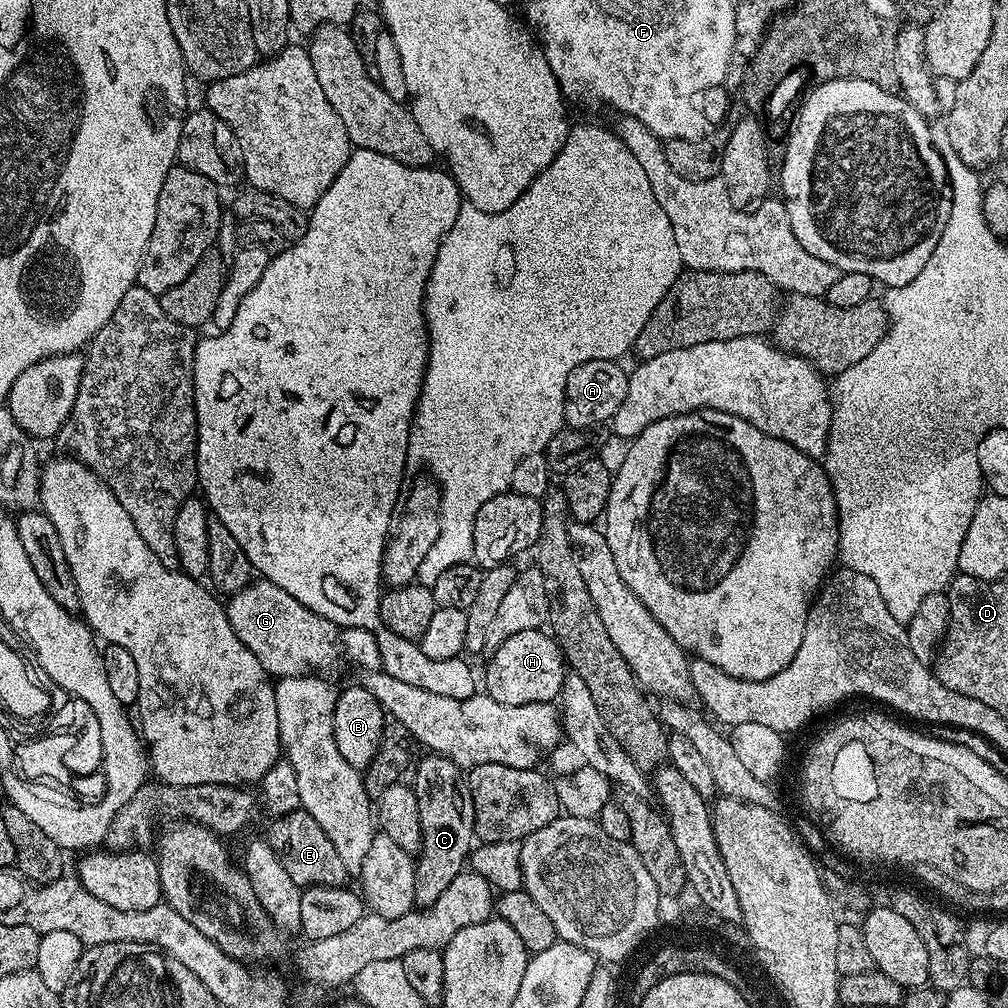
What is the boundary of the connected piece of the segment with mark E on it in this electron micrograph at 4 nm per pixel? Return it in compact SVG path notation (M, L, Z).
M297 810L285 816L275 817L268 828L266 839L268 844L278 854L282 866L286 866L286 874L294 878L294 882L301 889L310 888L313 884L343 888L349 883L350 870L342 862L338 850L334 850L334 842L326 838L326 830L310 818L310 814Z

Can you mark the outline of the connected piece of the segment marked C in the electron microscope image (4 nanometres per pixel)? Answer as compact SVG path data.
M428 754L425 757L414 768L416 801L422 818L422 842L415 857L414 898L417 909L434 906L434 902L438 902L438 897L442 895L442 890L446 890L446 886L450 886L450 882L454 882L454 878L465 871L476 835L474 798L465 773L445 756Z

